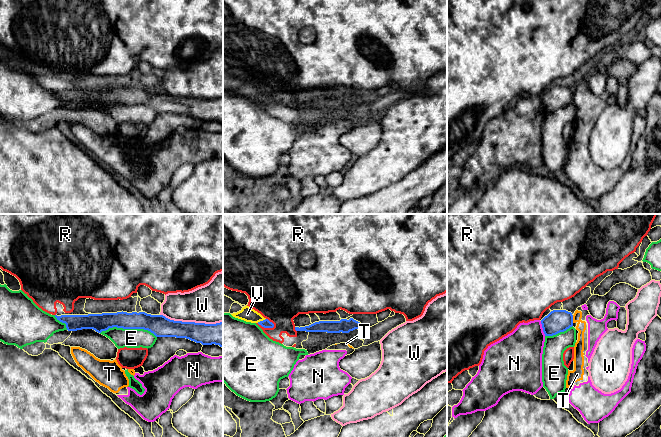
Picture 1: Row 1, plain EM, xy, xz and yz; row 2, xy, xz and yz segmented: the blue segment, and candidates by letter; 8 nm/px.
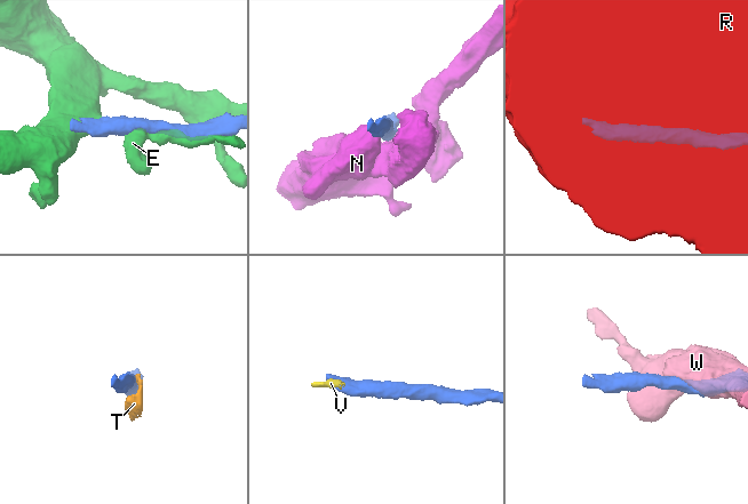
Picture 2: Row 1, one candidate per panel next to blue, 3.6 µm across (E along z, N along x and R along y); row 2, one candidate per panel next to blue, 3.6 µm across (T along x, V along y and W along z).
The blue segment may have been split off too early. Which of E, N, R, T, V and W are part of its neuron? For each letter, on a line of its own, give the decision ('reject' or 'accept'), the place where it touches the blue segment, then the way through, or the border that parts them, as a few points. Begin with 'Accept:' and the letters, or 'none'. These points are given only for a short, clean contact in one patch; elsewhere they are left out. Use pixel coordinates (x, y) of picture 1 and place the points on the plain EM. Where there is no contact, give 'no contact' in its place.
Accept: V
E: reject; meets blue in xy at (128, 104)
N: reject; meets blue in yz at (542, 103)
R: reject; meets blue in xz at (266, 103)
T: reject; meets blue in yz at (572, 95); border along yz (572, 91), (573, 98)
V: accept; meets blue in xz at (261, 97)
W: reject; meets blue in xy at (191, 98)

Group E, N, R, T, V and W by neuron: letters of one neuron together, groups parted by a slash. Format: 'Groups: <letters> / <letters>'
Groups: E / N T / R / V / W

